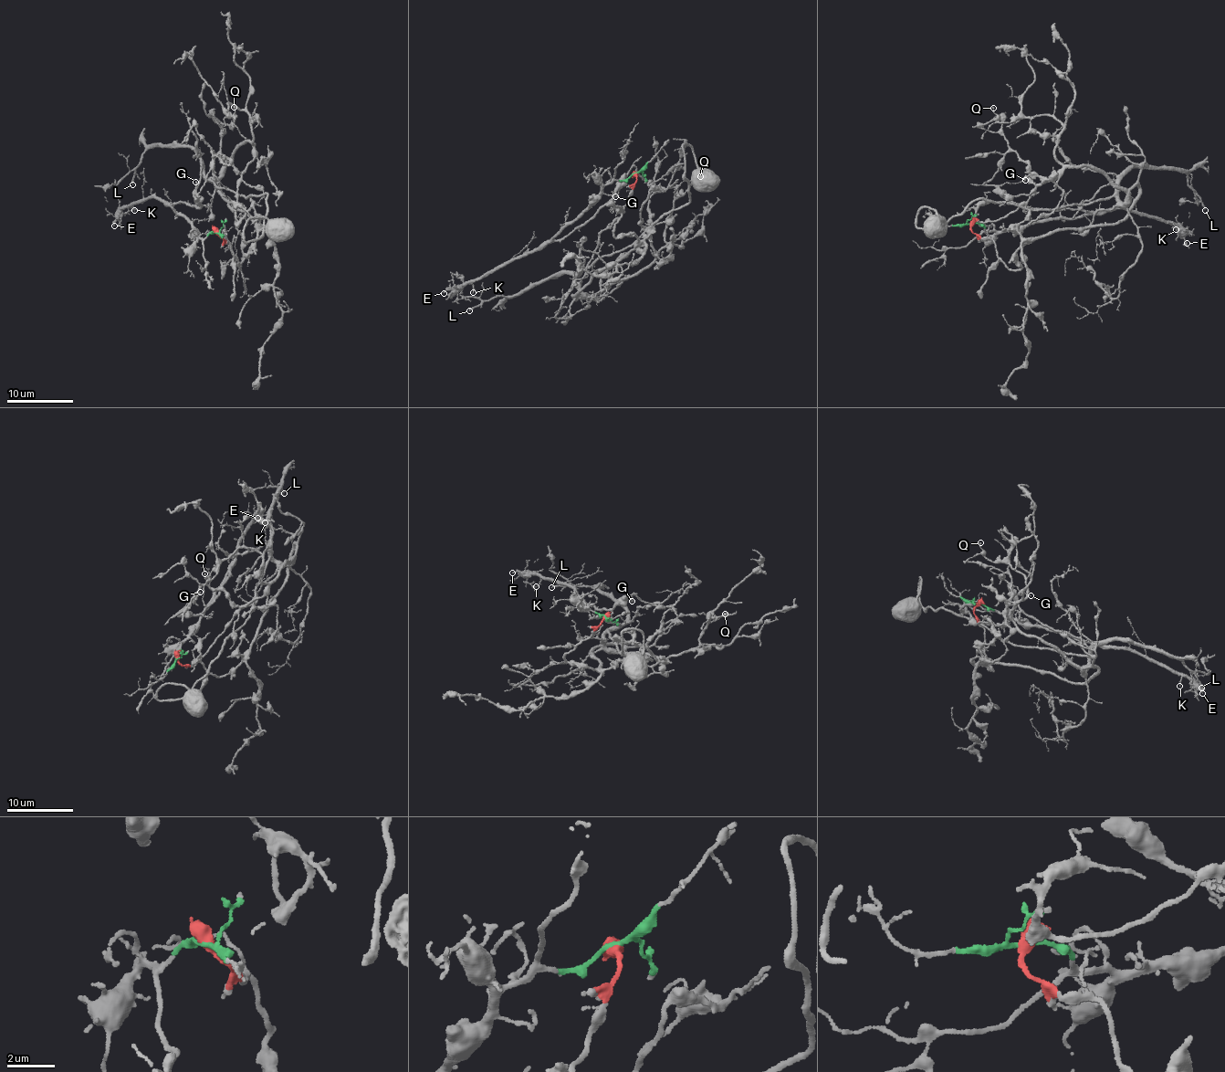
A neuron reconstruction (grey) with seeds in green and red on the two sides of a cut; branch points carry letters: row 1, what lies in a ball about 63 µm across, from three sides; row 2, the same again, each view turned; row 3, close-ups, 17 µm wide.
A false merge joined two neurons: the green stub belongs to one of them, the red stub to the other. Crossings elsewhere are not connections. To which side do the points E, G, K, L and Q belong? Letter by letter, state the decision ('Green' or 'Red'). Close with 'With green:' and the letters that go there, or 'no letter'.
E: Green
G: Green
K: Green
L: Red
Q: Red
With green: E, G, K

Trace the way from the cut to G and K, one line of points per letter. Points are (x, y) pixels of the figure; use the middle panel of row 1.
G: (635, 173), (604, 186), (553, 237), (565, 238), (581, 226), (614, 195), (624, 179), (616, 197)
K: (635, 173), (604, 186), (549, 241), (481, 276), (473, 286), (473, 292)

